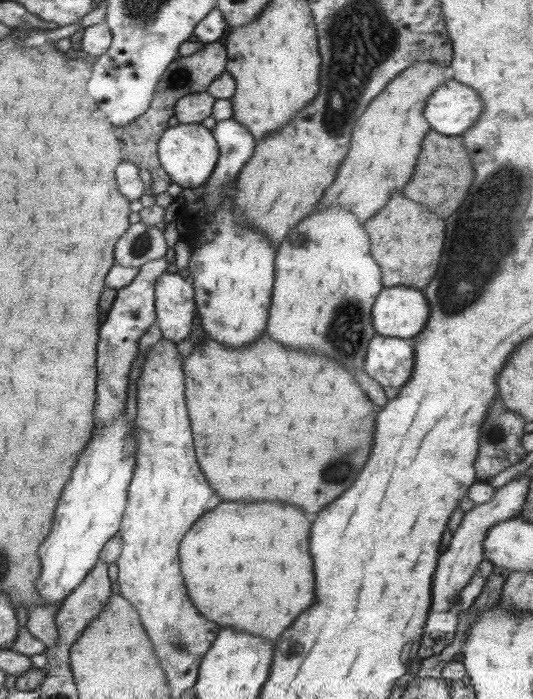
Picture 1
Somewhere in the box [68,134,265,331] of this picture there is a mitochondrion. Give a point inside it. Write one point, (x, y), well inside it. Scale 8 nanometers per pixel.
(141, 244)

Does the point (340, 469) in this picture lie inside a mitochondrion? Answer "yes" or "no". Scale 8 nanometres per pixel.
yes

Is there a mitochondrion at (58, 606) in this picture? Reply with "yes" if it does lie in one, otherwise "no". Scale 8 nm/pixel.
no

